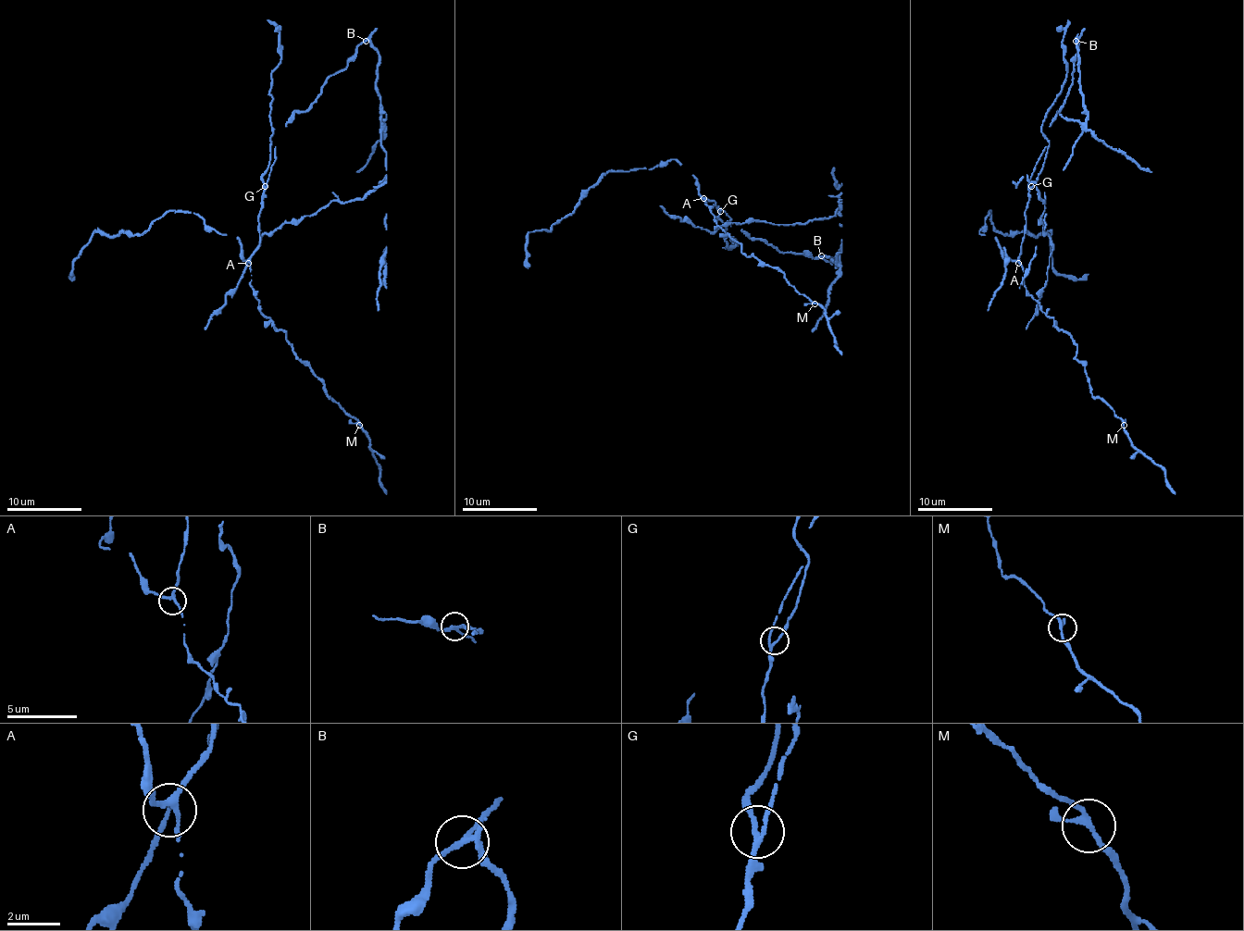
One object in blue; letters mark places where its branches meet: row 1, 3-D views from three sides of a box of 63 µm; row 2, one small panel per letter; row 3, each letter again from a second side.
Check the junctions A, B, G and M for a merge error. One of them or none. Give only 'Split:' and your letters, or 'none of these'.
Split: B

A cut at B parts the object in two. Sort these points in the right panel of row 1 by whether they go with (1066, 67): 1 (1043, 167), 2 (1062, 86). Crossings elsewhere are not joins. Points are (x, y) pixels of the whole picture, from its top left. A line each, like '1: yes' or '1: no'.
1: yes
2: yes

